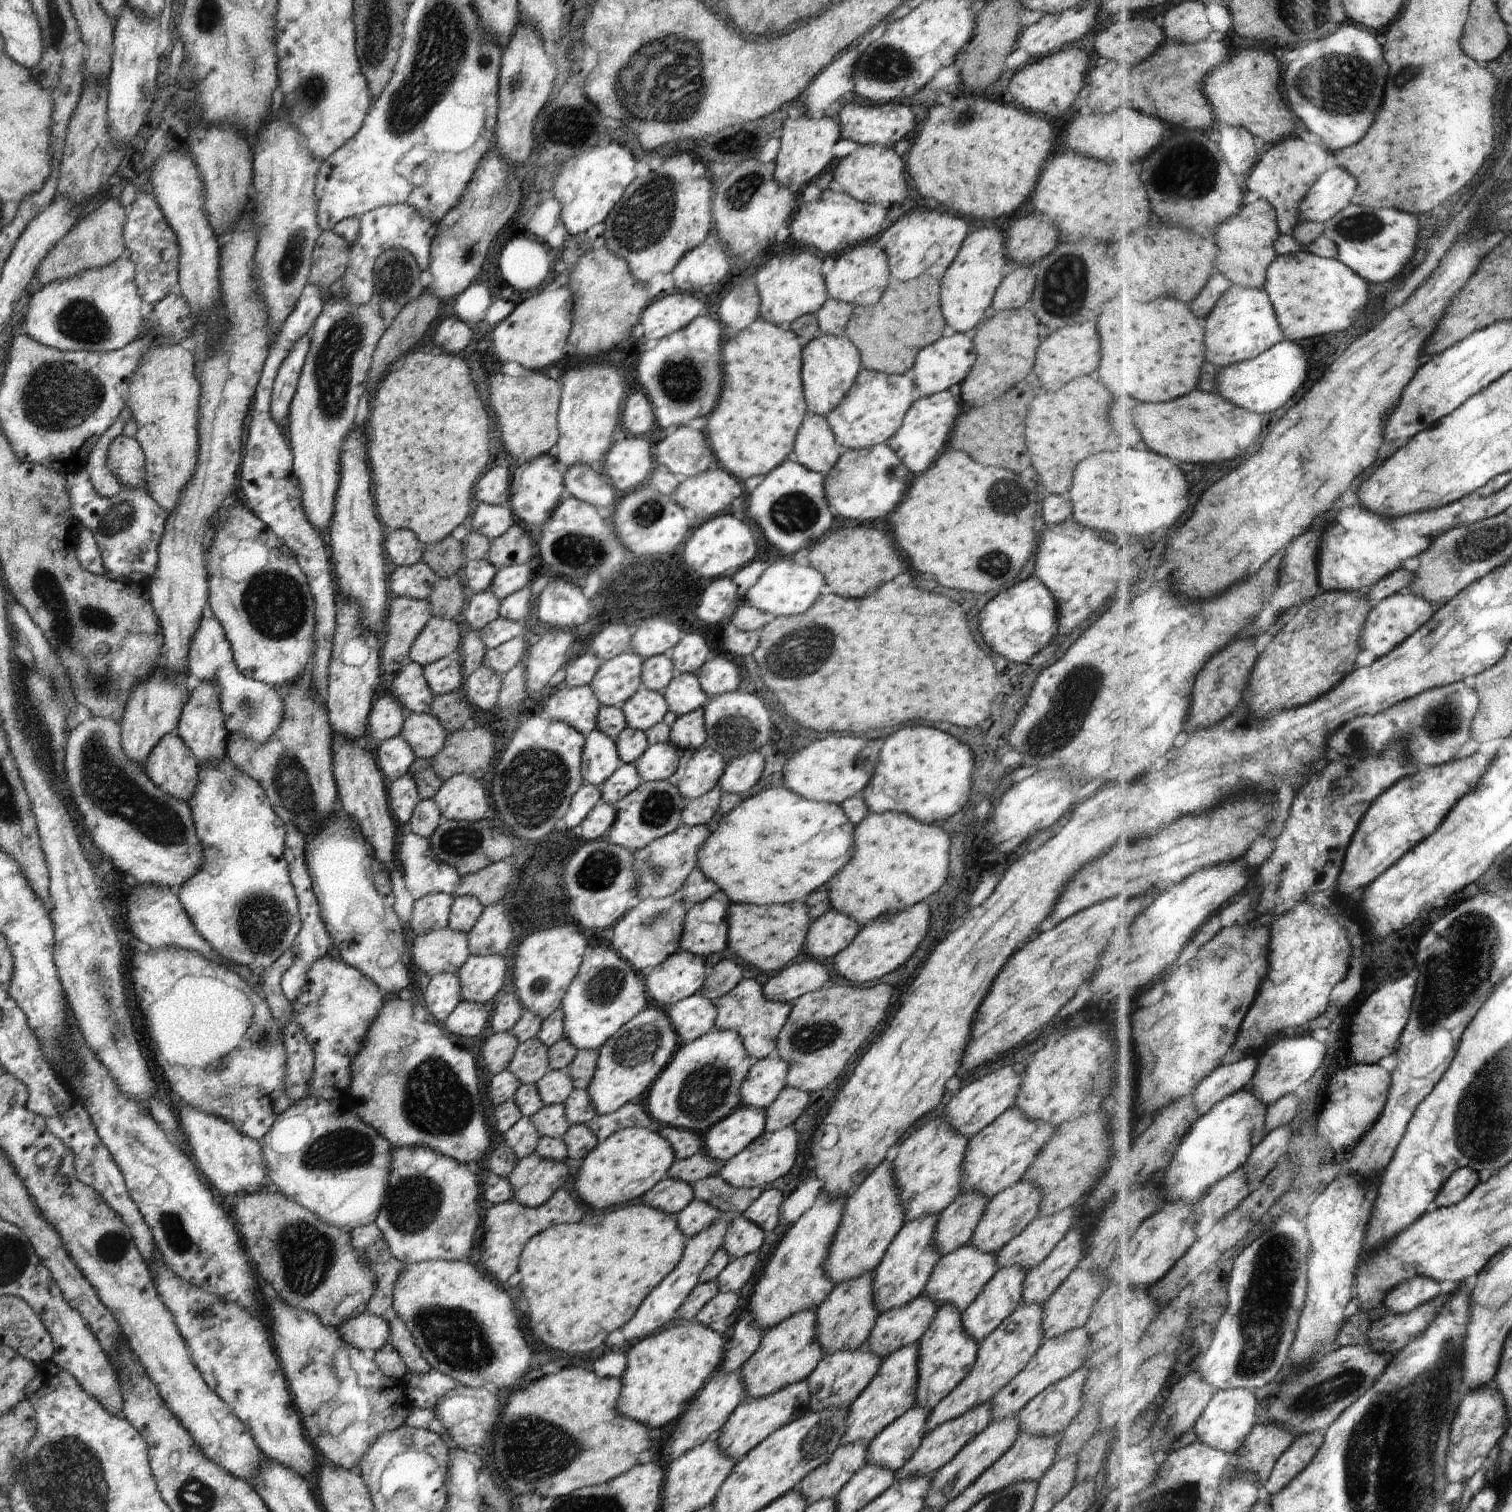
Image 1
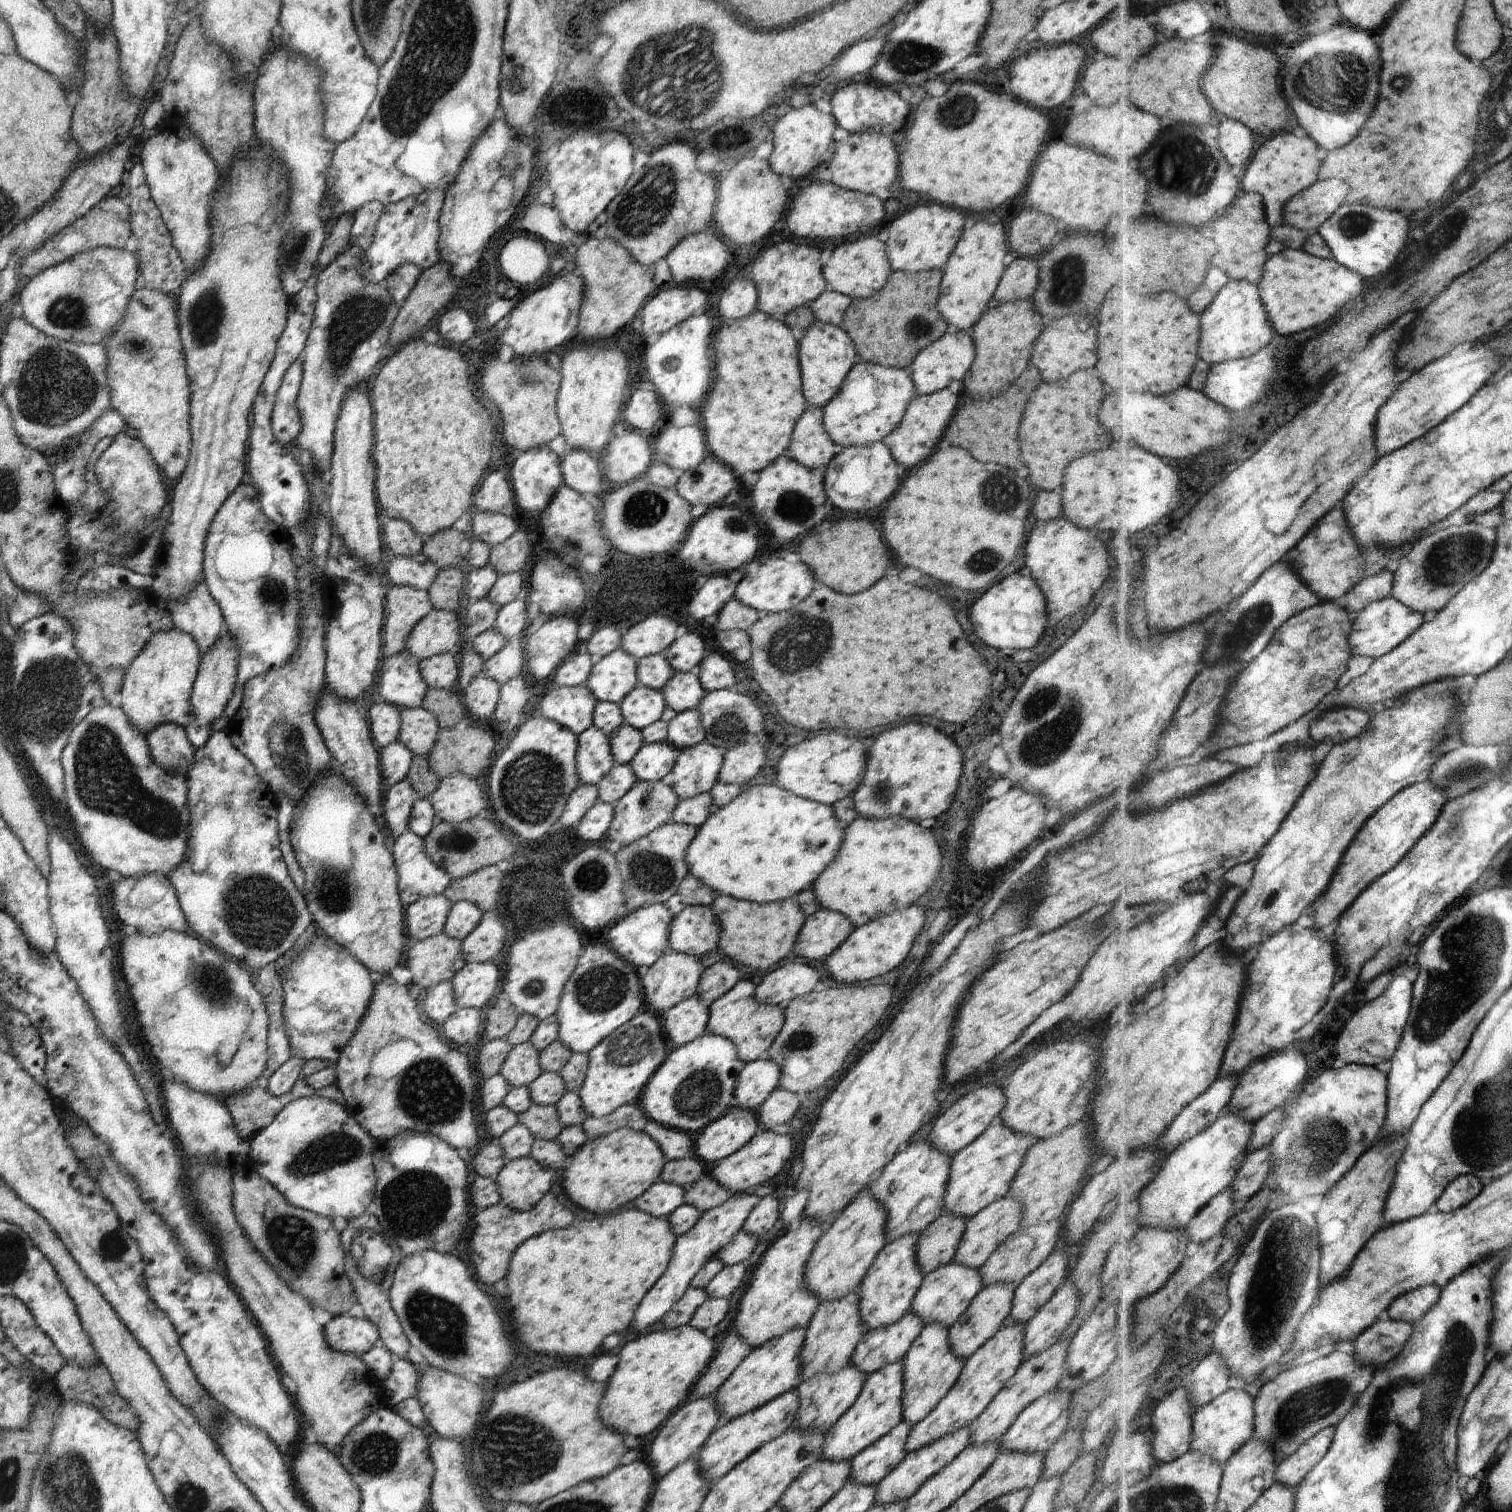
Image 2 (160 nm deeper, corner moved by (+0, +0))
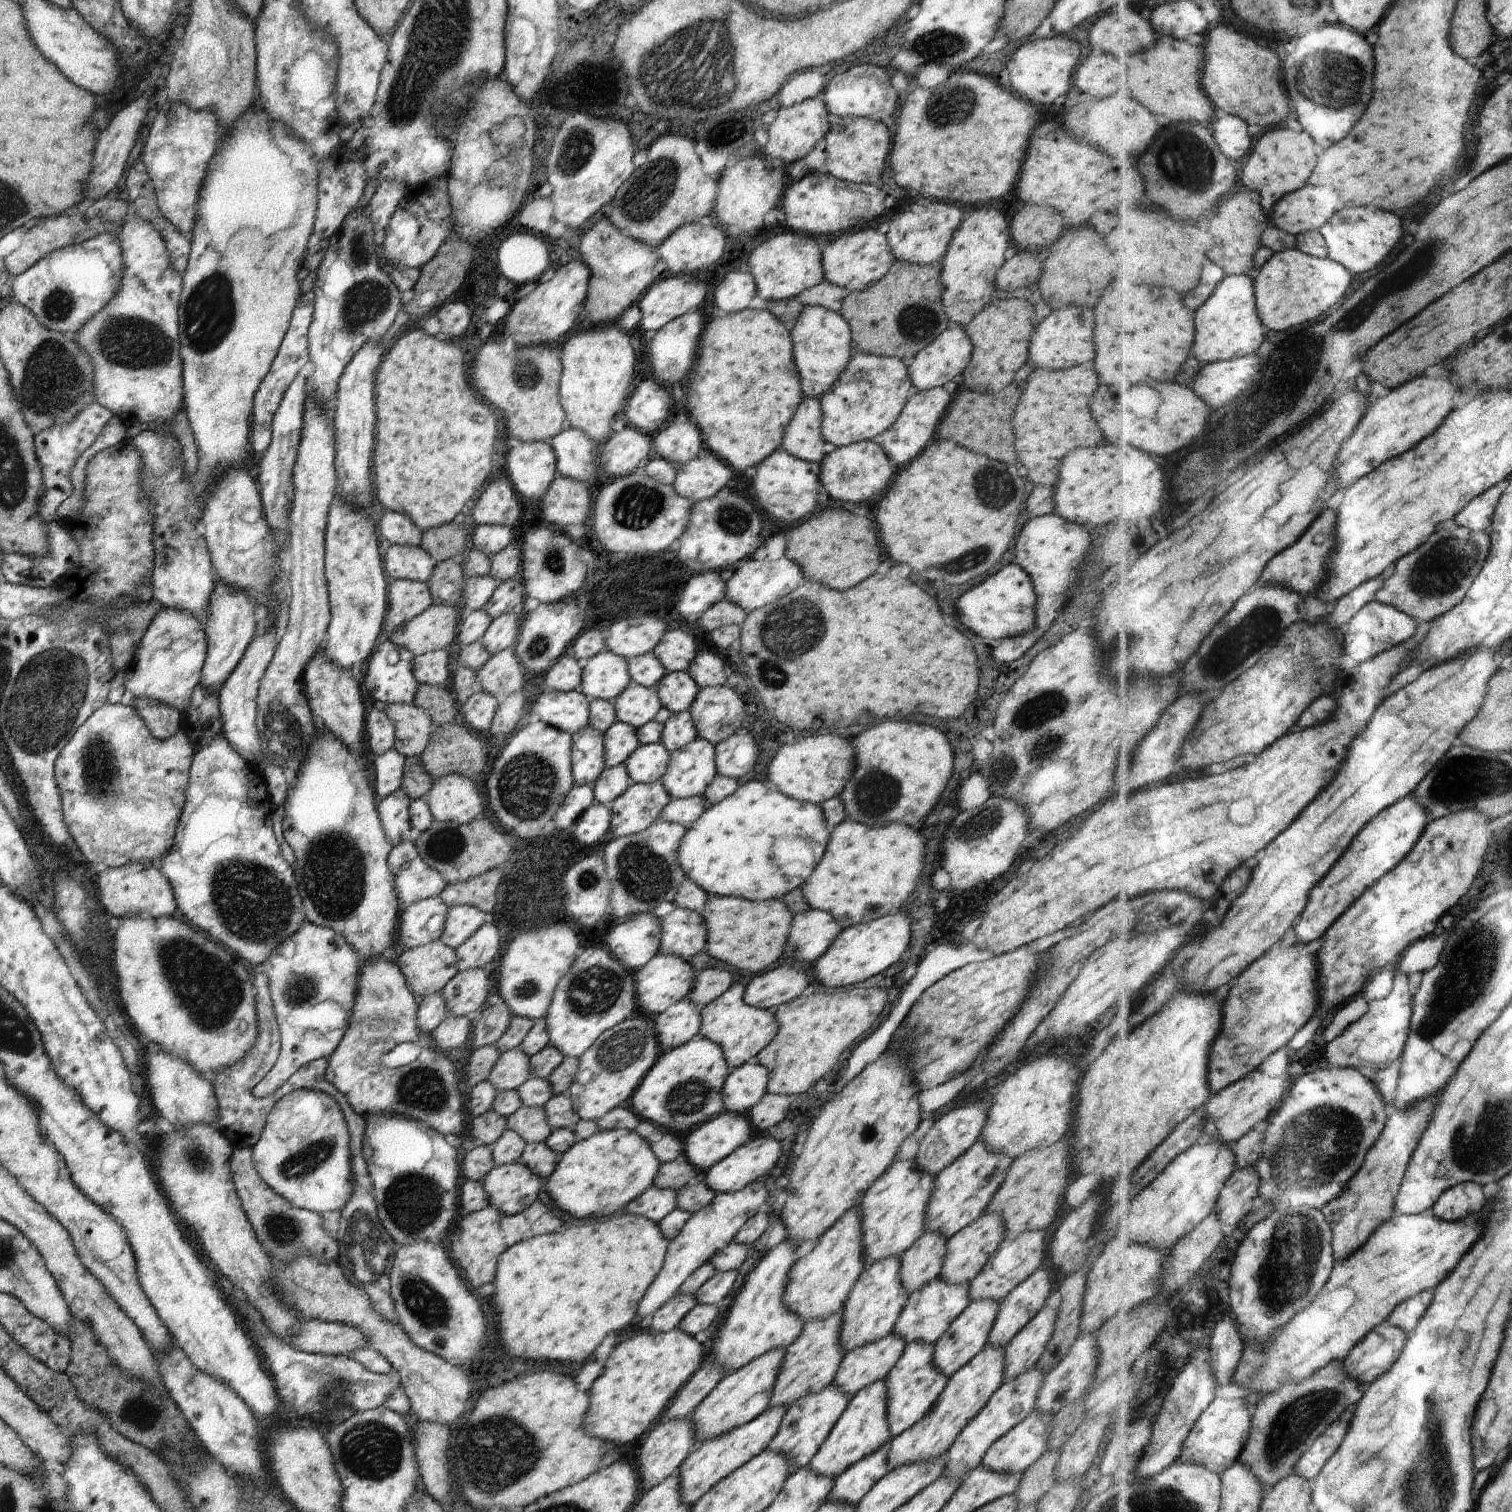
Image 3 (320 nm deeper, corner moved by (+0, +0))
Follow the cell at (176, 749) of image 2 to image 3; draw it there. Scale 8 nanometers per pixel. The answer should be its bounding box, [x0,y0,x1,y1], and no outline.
[131,697,180,740]

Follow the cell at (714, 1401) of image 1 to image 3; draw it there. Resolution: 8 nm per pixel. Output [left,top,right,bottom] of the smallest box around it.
[638,1416,696,1491]

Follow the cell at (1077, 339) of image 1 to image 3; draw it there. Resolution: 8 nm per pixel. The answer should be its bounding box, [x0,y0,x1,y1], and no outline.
[1029,305,1095,370]

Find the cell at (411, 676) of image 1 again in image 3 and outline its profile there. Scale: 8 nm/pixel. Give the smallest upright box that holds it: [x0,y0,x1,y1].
[363,640,418,706]

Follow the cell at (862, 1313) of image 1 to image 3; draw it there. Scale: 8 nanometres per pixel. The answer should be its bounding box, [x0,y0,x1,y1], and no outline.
[770,1310,845,1409]

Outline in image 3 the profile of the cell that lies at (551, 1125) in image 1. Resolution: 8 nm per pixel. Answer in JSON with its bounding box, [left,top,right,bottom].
[506,1105,553,1144]

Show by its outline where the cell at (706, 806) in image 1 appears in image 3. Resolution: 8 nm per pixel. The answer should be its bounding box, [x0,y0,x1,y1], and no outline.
[659,796,705,830]

